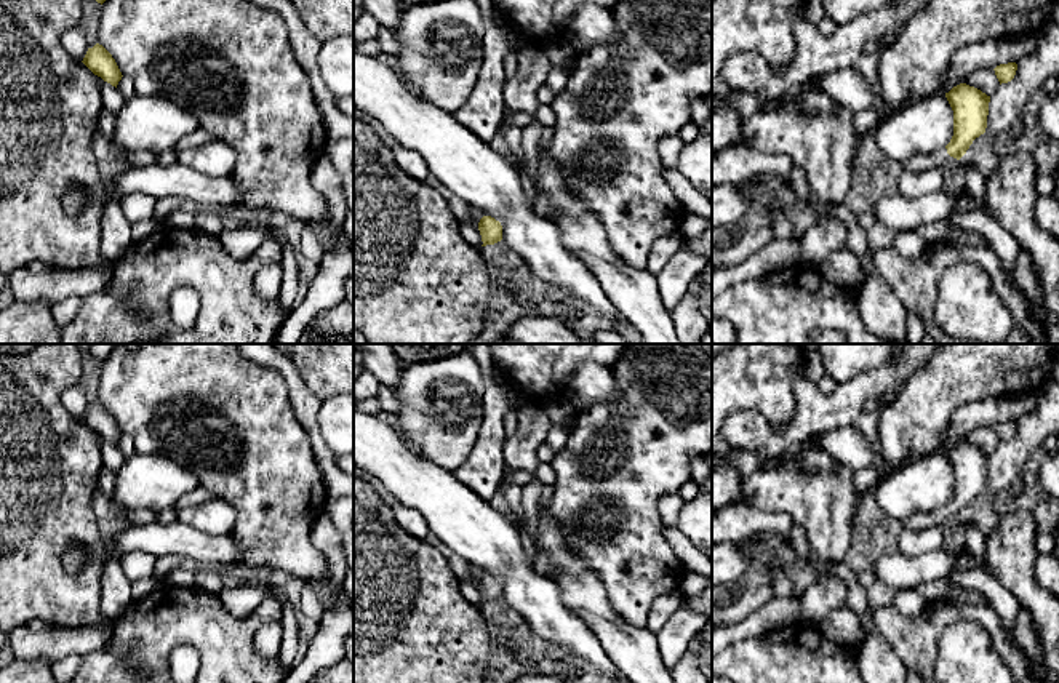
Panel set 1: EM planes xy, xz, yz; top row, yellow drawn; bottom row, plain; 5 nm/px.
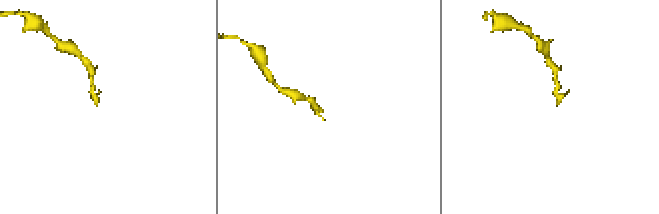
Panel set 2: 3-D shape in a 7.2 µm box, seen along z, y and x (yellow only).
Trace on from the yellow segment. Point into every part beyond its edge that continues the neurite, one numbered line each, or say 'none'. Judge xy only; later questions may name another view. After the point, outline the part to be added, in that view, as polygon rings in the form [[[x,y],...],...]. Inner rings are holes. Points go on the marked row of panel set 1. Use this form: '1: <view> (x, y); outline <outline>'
none

